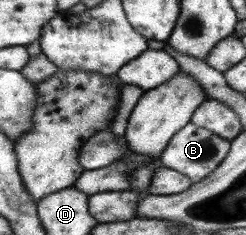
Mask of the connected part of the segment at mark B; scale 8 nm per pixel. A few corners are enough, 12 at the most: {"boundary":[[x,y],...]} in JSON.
{"boundary":[[190,122],[162,151],[162,166],[197,183],[228,156],[230,141]]}

